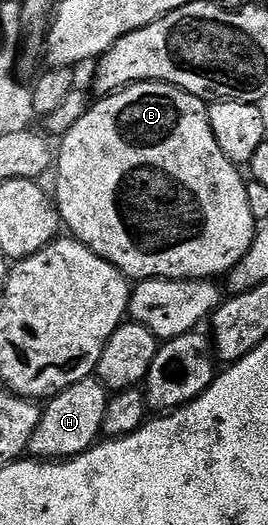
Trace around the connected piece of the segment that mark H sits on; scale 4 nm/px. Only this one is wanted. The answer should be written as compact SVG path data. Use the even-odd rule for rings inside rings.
M95 377L77 381L77 385L54 396L43 407L41 421L27 446L28 452L39 461L62 461L88 451L100 438L108 398L107 388Z

